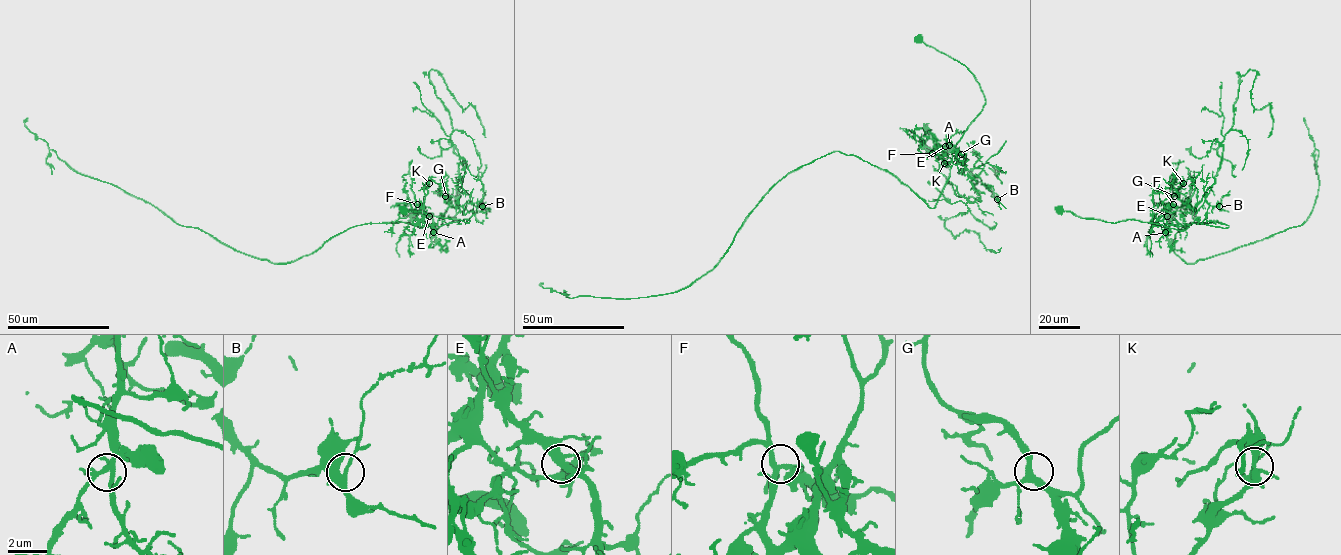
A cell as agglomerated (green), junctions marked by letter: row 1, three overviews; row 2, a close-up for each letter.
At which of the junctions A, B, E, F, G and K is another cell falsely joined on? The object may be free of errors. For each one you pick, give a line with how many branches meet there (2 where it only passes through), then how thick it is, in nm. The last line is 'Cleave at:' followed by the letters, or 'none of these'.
K: 5 branches meet; 320 nm thick
Cleave at: K

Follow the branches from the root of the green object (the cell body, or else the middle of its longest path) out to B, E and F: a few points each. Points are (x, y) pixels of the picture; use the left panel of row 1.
B: (403, 209), (470, 221), (434, 231), (416, 218), (431, 180), (450, 206), (462, 211), (468, 201), (482, 206)
E: (403, 209), (467, 223), (470, 221), (444, 224), (434, 231), (416, 218), (419, 213), (429, 216)
F: (403, 209), (467, 223), (470, 221), (444, 224), (434, 231), (415, 217), (417, 204)

